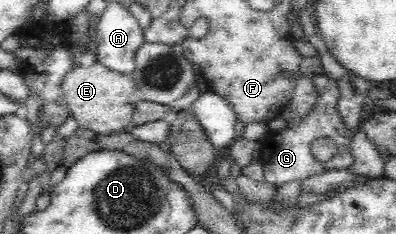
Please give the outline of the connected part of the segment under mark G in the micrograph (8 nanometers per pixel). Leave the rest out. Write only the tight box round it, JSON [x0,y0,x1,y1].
[261,74,353,188]

